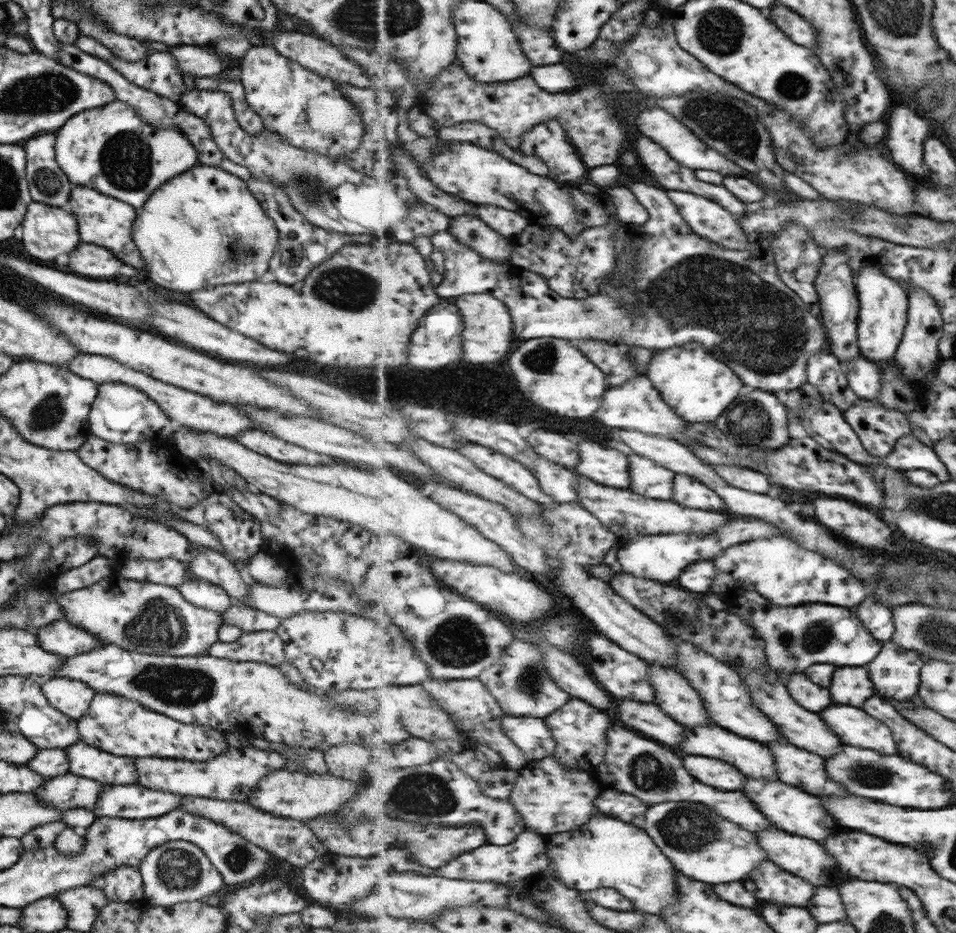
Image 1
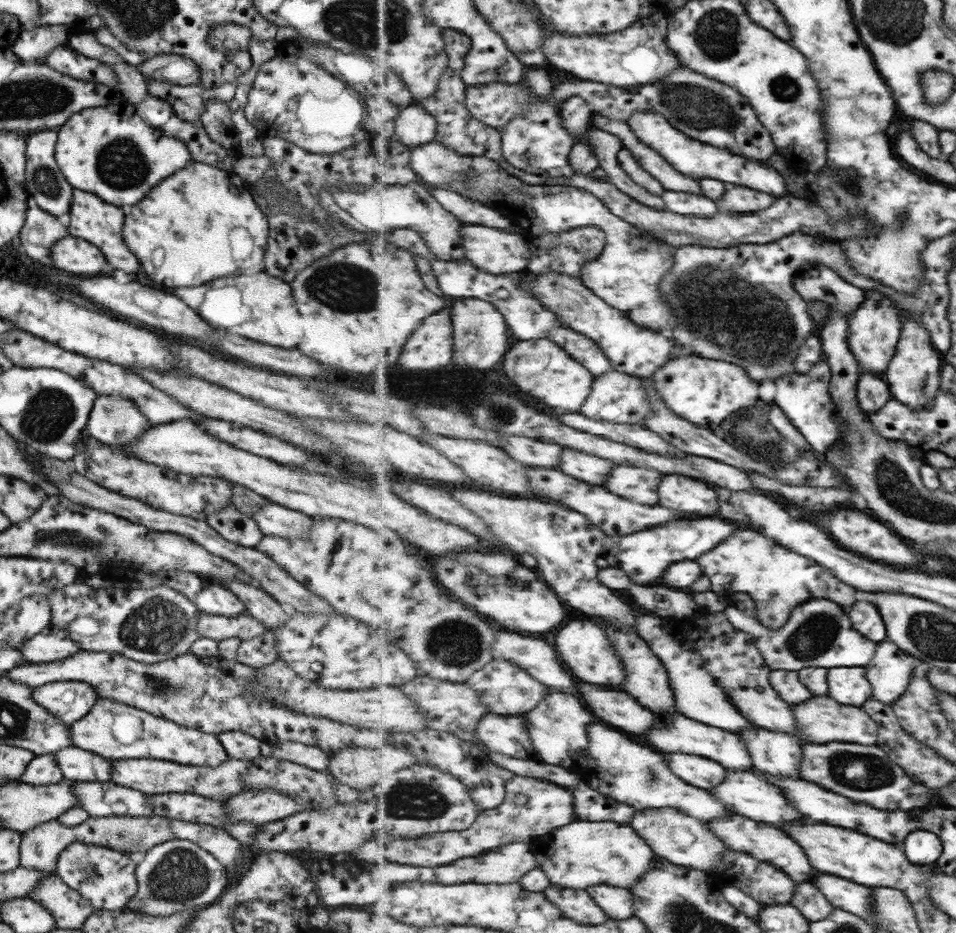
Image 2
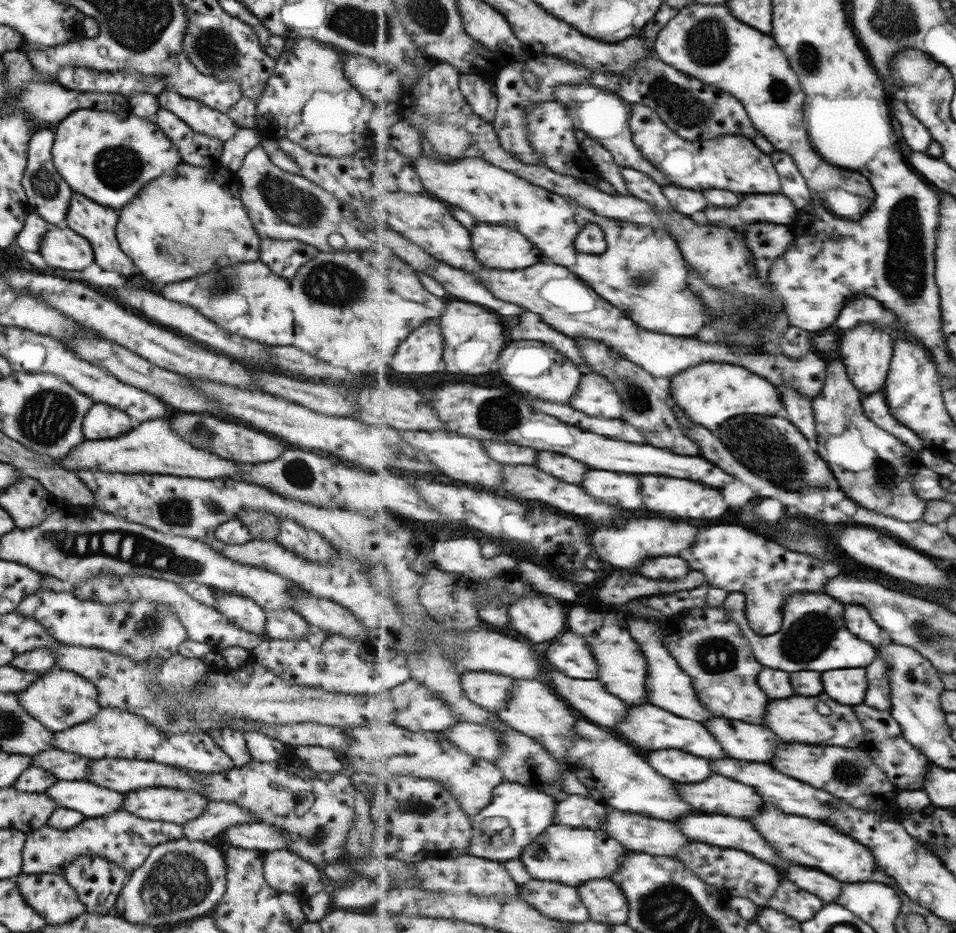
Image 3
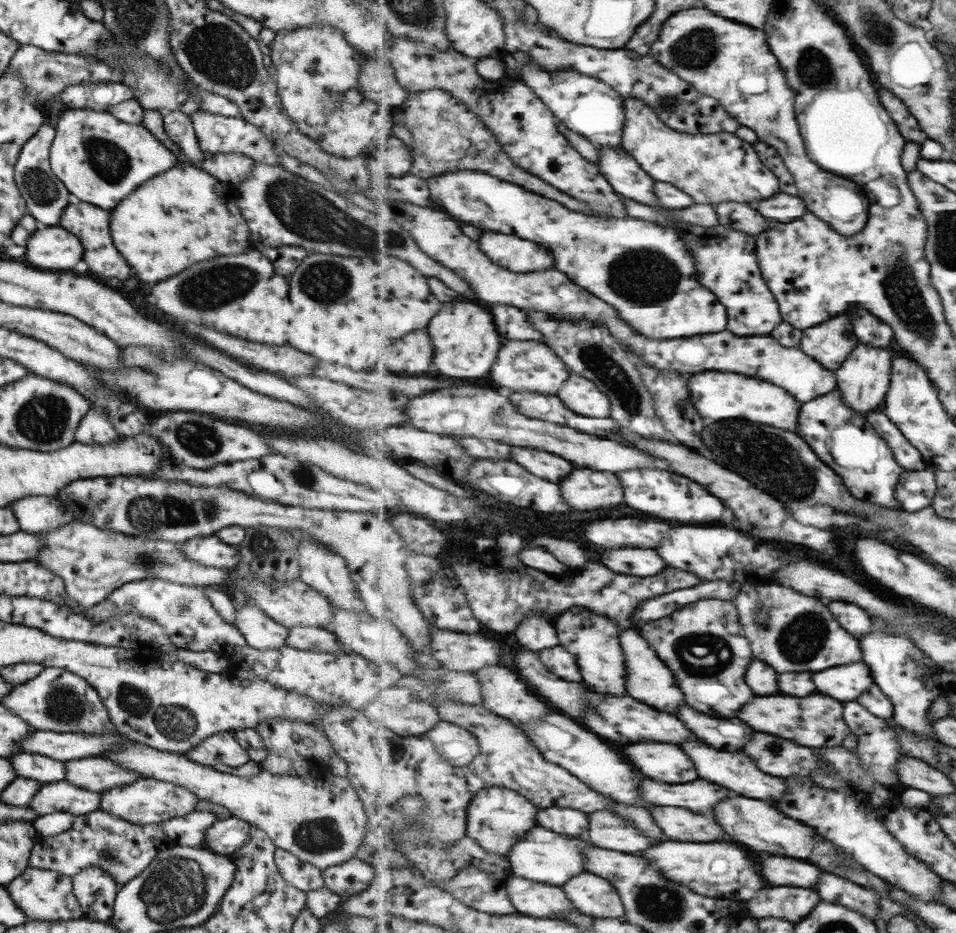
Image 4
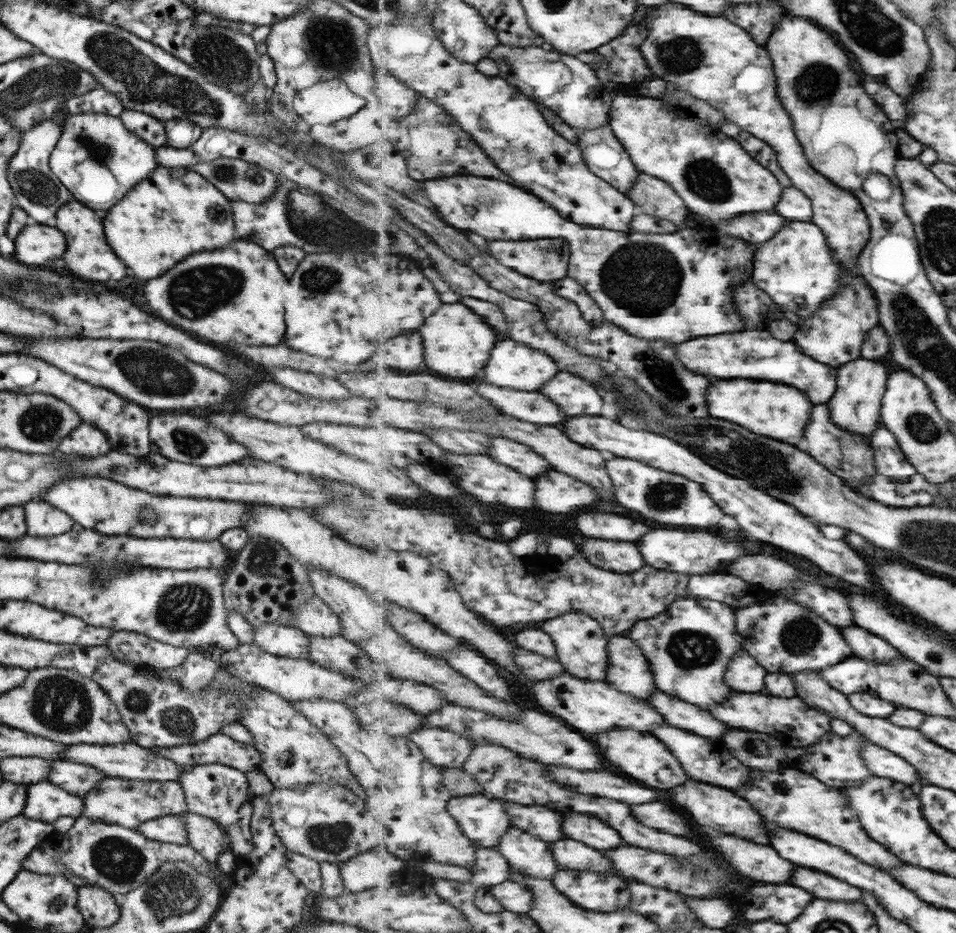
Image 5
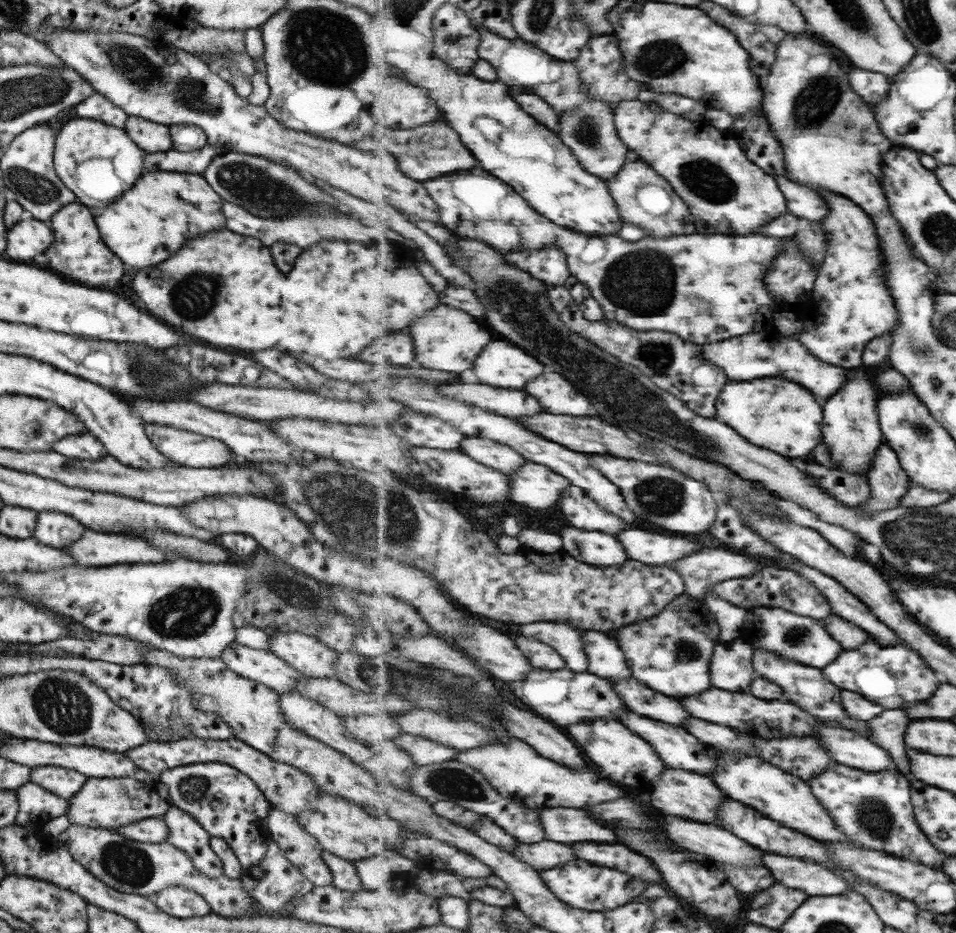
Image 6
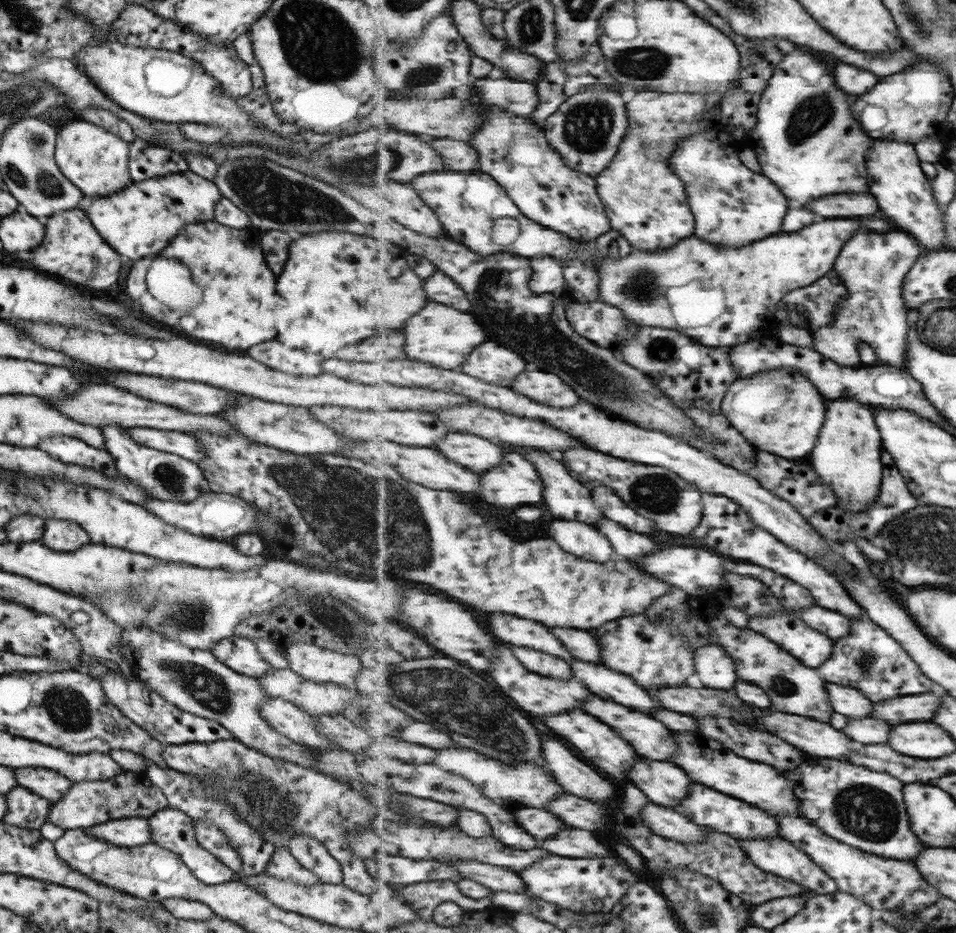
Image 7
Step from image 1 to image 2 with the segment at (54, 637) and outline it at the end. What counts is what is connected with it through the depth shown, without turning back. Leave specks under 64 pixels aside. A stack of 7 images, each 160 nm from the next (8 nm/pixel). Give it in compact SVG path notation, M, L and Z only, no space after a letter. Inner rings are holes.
M51 624L26 640L19 649L24 662L33 664L61 660L79 651L76 643L66 637L66 632Z

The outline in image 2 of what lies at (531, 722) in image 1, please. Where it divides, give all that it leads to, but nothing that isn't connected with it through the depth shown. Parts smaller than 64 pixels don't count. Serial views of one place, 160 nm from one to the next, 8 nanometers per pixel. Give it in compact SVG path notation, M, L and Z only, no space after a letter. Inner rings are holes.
M487 714L478 724L476 740L488 752L498 752L523 760L538 758L527 721L521 716Z

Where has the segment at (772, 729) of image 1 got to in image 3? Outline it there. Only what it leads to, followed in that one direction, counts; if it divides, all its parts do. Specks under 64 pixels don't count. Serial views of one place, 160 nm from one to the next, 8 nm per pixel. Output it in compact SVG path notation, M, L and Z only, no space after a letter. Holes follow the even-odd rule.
M635 617L630 621L629 630L648 662L646 689L649 690L651 704L657 704L659 708L665 708L669 712L677 712L677 716L689 716L691 720L703 722L703 720L713 718L713 714L705 706L701 706L701 702L697 698L697 692L693 688L693 677L679 666L678 660L675 660L670 648L665 648L661 627L649 622L647 617Z

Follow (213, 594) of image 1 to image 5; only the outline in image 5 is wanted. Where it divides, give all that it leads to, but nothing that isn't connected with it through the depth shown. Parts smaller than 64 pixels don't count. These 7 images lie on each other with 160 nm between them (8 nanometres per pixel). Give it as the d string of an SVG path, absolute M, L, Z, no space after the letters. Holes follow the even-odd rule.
M262 624L254 627L251 643L273 656L310 659L308 635L295 627Z

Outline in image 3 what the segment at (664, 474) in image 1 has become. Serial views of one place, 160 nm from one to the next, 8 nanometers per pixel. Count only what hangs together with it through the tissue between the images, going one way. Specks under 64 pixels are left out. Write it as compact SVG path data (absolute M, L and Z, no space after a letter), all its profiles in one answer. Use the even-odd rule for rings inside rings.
M591 470L589 474L585 474L581 486L607 504L615 504L621 508L643 506L643 498L639 496L639 478L633 474Z

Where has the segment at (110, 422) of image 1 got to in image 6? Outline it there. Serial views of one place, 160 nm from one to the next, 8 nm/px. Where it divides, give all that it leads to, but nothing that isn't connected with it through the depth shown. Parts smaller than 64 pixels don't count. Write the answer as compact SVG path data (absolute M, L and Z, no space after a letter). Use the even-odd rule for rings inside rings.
M90 433L68 435L53 444L53 452L61 454L64 458L77 458L79 460L99 460L107 457L103 446Z

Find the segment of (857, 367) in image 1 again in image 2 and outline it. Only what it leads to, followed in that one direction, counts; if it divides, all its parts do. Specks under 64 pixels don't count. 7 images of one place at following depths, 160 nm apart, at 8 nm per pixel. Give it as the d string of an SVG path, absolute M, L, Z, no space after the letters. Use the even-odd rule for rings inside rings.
M863 372L858 384L858 399L867 413L875 413L893 398L885 377Z

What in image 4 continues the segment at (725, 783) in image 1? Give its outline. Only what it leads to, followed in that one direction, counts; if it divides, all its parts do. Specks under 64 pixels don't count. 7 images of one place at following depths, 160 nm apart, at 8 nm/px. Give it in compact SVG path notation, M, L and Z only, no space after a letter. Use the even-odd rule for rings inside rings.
M661 742L625 744L623 754L647 778L661 780L667 784L687 784L699 780L693 760L677 744L661 744Z

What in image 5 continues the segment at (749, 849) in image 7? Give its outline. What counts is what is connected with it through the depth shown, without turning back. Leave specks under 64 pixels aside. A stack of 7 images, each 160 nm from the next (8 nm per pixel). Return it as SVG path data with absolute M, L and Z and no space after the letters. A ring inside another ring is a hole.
M795 868L795 874L791 878L791 884L797 884L799 888L805 888L807 892L813 892L813 896L817 898L825 898L825 900L863 900L864 893L851 886L845 884L843 880L829 876L825 872L819 870L809 870L809 868Z

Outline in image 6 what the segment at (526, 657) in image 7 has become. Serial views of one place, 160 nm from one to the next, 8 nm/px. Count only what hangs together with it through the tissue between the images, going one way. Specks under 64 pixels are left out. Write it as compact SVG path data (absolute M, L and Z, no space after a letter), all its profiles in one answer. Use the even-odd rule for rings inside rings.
M519 636L517 646L527 656L534 668L555 671L565 669L565 659L548 644L535 640L532 636Z

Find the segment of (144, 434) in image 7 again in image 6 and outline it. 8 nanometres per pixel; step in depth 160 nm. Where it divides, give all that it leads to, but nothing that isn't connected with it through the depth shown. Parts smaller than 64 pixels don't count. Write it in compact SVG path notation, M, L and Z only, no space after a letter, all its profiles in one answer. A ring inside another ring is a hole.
M145 423L145 437L166 459L189 468L223 467L232 457L219 440L169 426Z

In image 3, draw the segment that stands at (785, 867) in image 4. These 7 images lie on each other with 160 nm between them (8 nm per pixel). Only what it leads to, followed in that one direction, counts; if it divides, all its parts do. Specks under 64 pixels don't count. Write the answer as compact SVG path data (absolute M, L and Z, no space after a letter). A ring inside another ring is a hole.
M805 866L787 868L785 878L793 880L795 884L799 884L801 888L809 892L817 892L817 896L821 896L825 902L835 902L835 898L841 894L841 888L843 888L843 884L835 880L833 876L815 868L805 868Z

